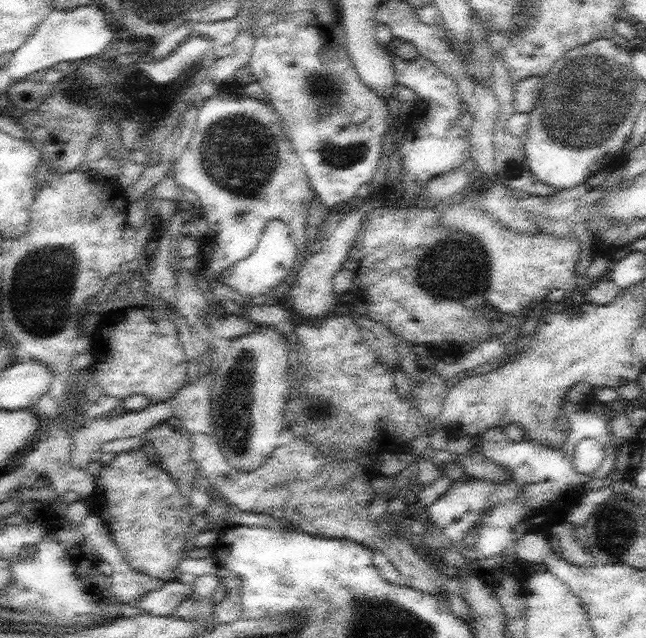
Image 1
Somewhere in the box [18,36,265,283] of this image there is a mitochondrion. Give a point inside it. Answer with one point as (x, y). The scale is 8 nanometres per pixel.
(159, 99)

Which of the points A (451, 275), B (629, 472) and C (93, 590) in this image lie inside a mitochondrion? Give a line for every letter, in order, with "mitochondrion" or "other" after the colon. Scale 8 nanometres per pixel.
A: mitochondrion
B: other
C: other

